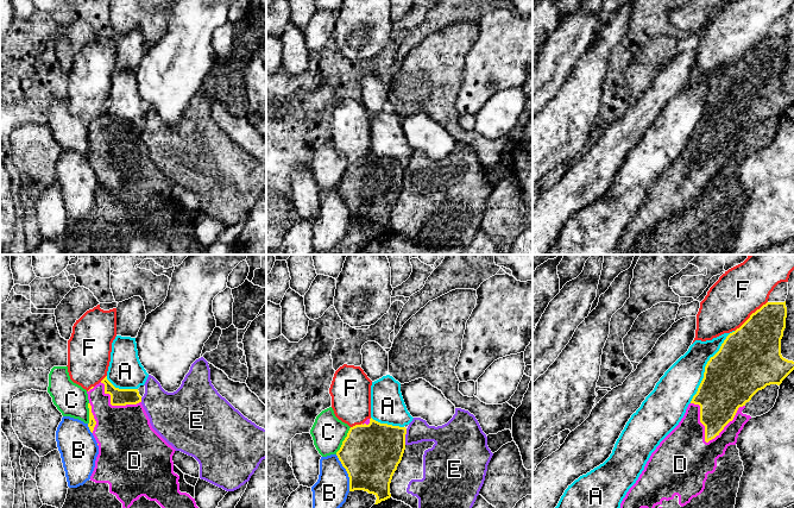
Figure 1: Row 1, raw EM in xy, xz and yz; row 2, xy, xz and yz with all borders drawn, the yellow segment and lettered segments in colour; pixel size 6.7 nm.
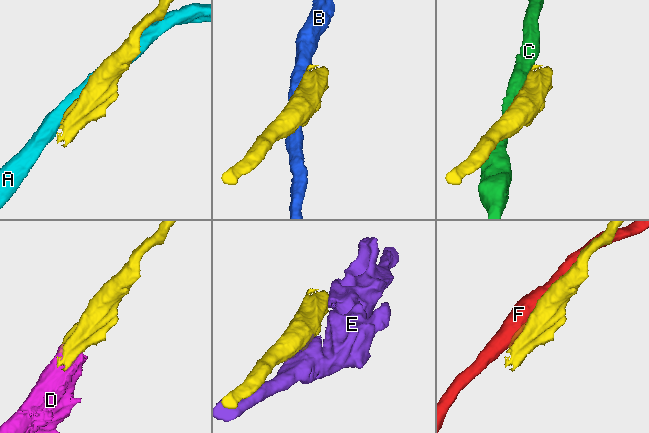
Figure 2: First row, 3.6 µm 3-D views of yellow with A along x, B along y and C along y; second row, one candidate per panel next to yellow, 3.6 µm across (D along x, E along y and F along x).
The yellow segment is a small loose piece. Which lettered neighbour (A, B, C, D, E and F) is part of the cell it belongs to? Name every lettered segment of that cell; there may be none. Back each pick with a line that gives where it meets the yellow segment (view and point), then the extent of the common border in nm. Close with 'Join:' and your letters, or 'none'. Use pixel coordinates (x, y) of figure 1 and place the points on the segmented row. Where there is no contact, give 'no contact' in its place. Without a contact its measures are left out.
D: meets yellow in yz at (726, 424); contact 380 nm long
Join: D

